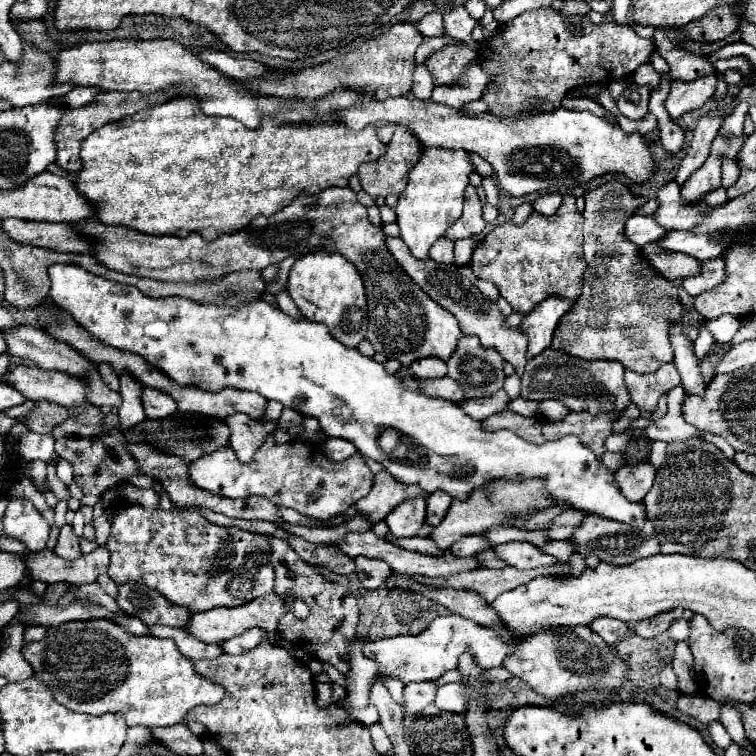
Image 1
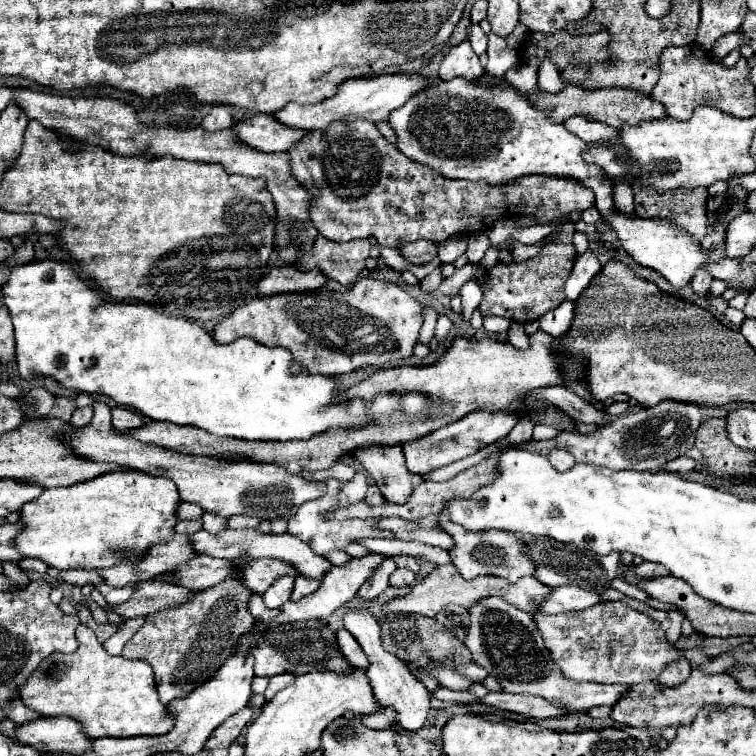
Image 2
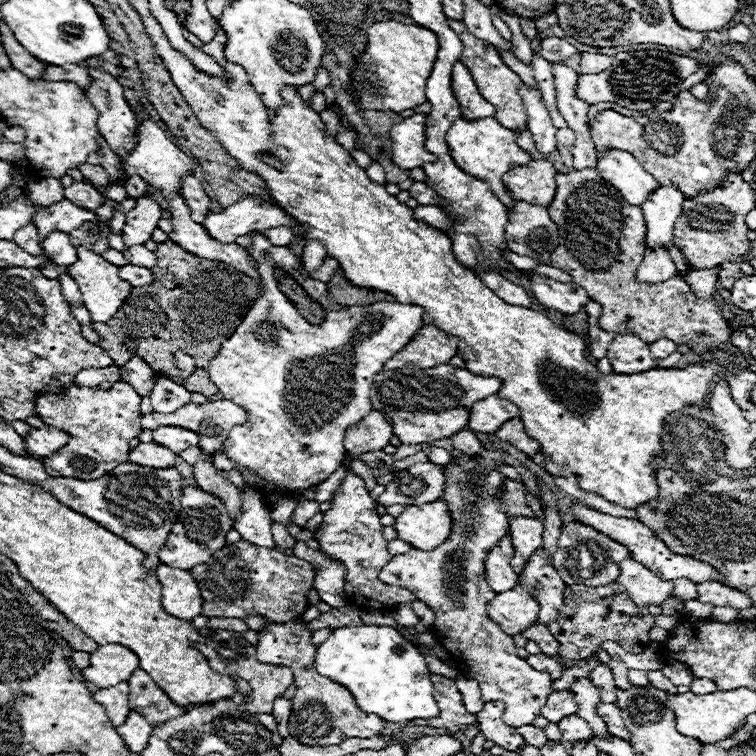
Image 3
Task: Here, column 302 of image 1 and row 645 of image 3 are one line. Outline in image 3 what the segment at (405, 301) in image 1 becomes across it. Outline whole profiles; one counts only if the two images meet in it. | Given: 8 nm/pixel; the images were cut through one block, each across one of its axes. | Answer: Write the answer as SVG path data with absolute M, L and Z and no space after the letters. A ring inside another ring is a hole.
M214 630L212 642L210 644L196 644L196 648L206 656L210 666L216 672L228 674L228 676L240 676L244 678L252 692L244 696L244 706L252 714L270 714L272 712L272 702L284 694L284 690L294 682L292 670L288 666L272 666L272 664L262 664L256 660L256 648L248 644L240 632L228 632L228 630Z

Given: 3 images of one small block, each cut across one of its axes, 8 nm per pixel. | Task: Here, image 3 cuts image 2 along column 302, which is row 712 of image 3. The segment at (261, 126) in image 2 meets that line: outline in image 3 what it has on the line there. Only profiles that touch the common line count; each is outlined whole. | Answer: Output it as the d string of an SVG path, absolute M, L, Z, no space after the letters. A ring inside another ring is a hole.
M132 710L130 716L126 718L126 724L122 724L122 728L118 728L118 734L124 740L124 744L130 748L130 752L140 754L148 746L152 728L150 728L150 724L146 724L146 720L142 716L138 716L138 712Z

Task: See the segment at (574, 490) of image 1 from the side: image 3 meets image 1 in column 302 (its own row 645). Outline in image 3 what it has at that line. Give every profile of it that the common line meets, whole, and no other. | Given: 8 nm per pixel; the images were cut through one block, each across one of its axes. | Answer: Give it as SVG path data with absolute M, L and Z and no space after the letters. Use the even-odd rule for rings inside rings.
M362 624L336 628L330 638L318 646L314 668L344 688L350 688L358 708L386 722L410 722L414 718L436 718L440 714L424 656L410 640L390 626Z

